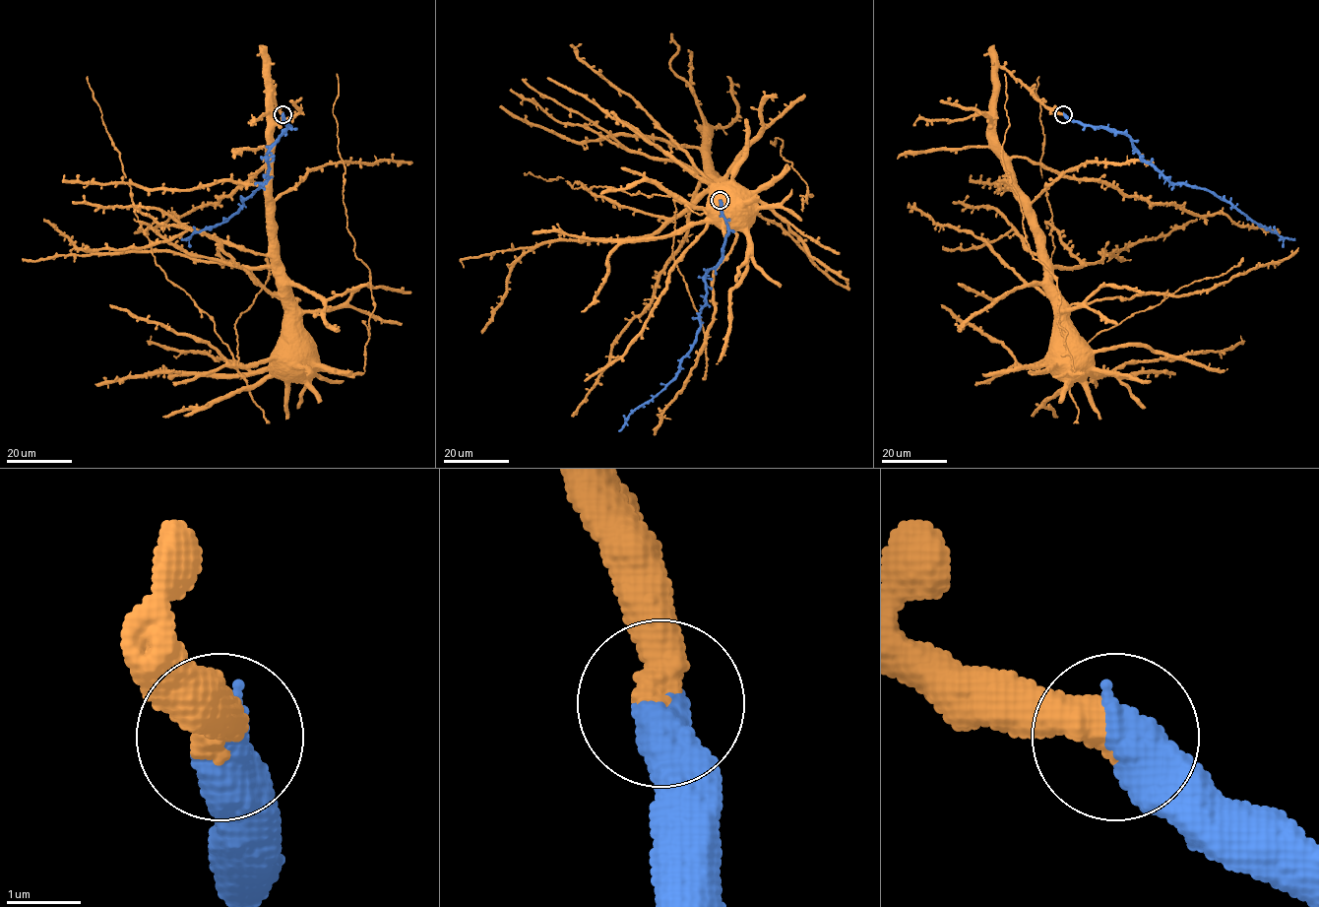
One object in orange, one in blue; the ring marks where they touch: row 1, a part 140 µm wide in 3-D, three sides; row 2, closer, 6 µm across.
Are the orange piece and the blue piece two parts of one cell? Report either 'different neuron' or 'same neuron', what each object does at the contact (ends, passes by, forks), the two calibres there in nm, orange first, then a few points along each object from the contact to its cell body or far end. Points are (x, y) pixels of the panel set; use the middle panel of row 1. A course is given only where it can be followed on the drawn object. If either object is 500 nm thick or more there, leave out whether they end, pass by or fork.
same neuron; 550 nm thick on the orange side, 650 nm on the other; orange runs (720, 200), (704, 142), (706, 133), (710, 132), (708, 169), (728, 189), (736, 184), (730, 188); blue runs (720, 200), (726, 240), (722, 257), (705, 276), (706, 303), (696, 342), (679, 371), (618, 430)

